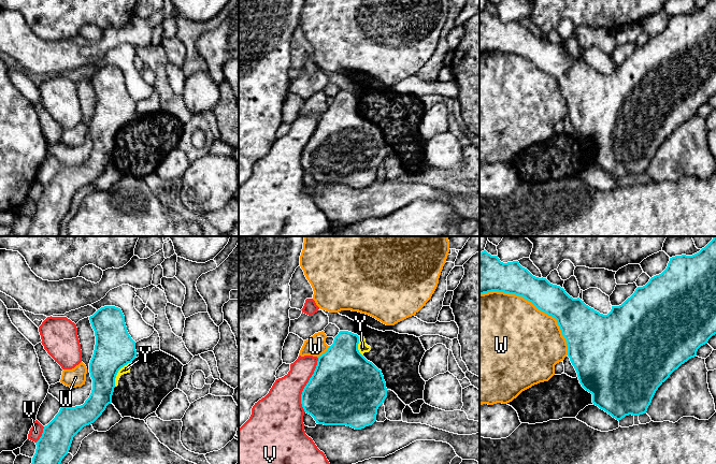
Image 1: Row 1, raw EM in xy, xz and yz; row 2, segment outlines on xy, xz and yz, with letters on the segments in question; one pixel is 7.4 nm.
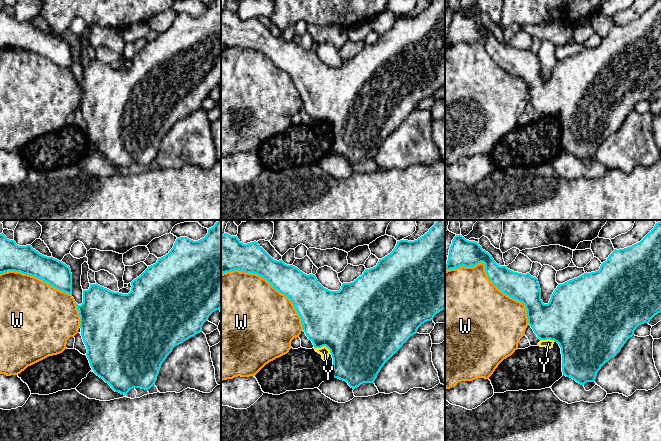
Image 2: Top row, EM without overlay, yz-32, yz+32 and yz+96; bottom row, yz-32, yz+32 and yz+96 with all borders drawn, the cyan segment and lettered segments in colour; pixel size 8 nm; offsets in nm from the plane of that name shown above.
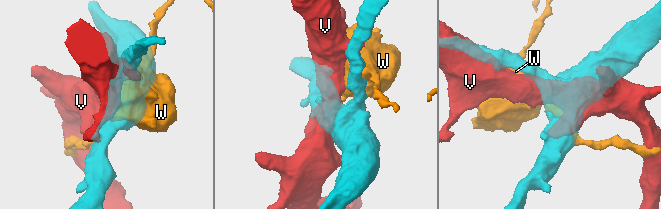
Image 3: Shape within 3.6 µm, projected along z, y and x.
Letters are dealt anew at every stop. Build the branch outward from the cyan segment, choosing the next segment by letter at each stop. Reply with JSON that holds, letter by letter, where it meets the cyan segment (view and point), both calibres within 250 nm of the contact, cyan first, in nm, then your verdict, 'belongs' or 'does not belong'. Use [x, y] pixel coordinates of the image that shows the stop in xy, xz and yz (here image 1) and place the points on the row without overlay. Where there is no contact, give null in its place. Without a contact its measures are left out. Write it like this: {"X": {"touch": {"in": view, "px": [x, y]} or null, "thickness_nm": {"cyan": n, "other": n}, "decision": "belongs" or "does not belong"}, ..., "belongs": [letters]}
{"V": {"touch": {"in": "xz", "px": [306, 144]}, "thickness_nm": {"cyan": 480, "other": 300}, "decision": "does not belong"}, "W": {"touch": {"in": "yz", "px": [535, 66]}, "thickness_nm": {"cyan": 220, "other": 500}, "decision": "does not belong"}, "Y": {"touch": {"in": "xy", "px": [117, 131]}, "thickness_nm": {"cyan": 300, "other": 60}, "decision": "does not belong"}, "belongs": []}

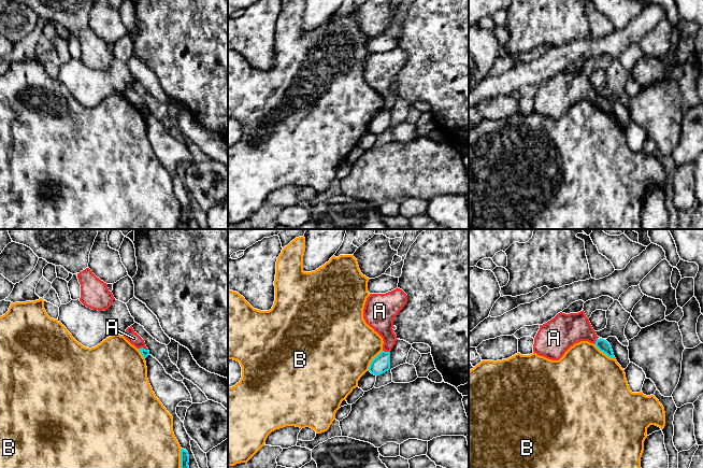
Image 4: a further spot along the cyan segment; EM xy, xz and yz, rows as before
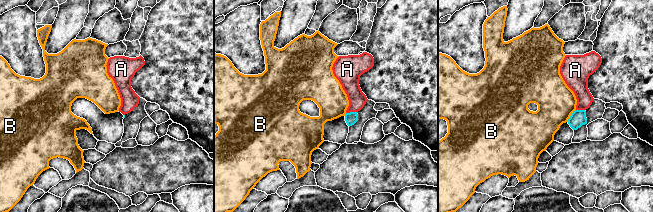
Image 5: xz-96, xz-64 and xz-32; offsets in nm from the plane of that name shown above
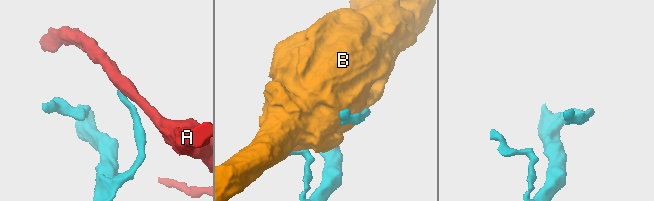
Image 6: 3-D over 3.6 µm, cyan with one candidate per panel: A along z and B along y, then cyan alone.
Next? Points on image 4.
{"A": {"touch": {"in": "xy", "px": [142, 107]}, "thickness_nm": {"cyan": 60, "other": 90}, "decision": "does not belong"}, "B": {"touch": {"in": "xz", "px": [372, 119]}, "thickness_nm": {"cyan": 140, "other": 480}, "decision": "does not belong"}, "belongs": []}

